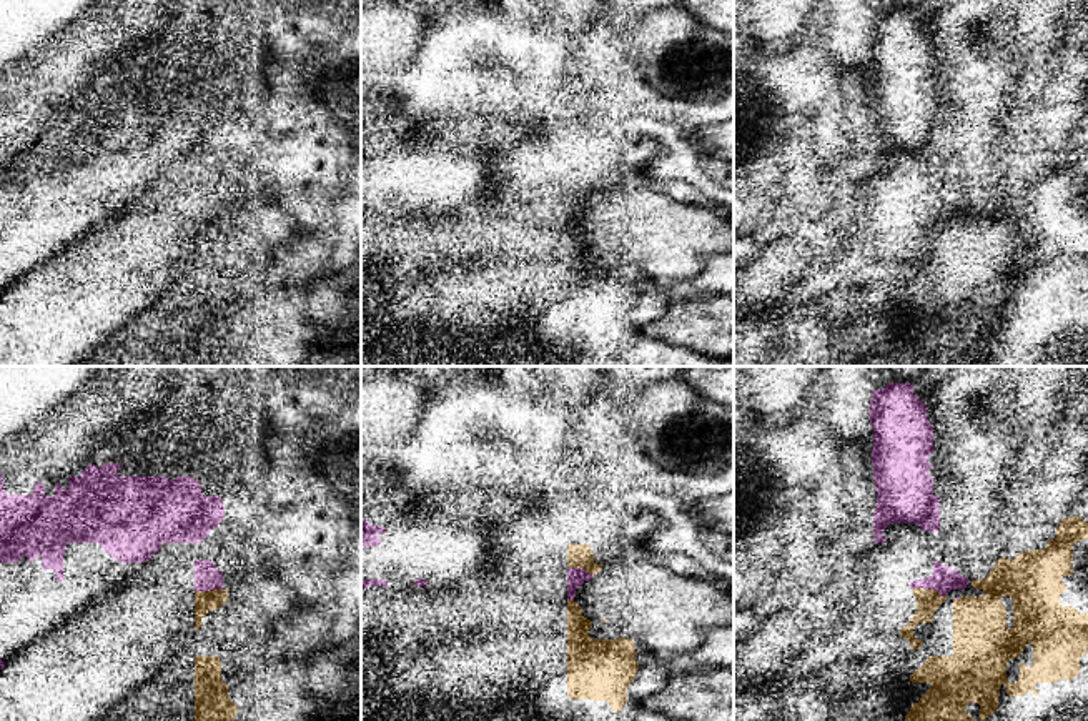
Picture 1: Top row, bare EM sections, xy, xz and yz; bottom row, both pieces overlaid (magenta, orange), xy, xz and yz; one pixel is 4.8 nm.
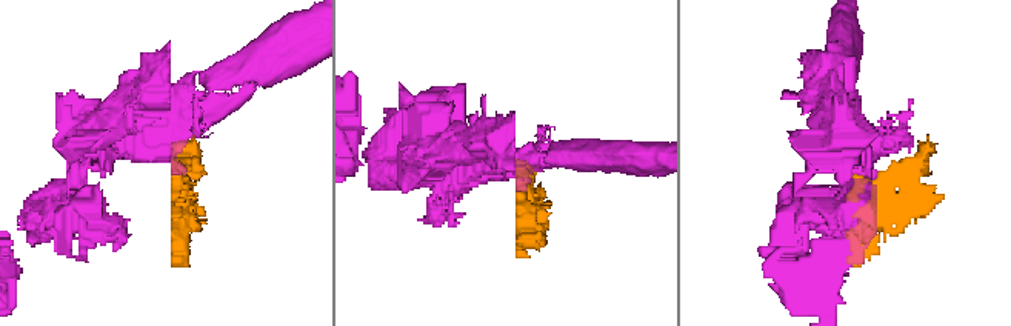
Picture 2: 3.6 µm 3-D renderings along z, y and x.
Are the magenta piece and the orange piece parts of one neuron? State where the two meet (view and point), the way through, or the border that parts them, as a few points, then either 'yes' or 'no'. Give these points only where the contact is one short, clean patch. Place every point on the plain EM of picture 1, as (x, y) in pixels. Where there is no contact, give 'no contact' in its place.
yz (929, 215) | along yz (912, 215), (934, 215), (945, 223) | no

